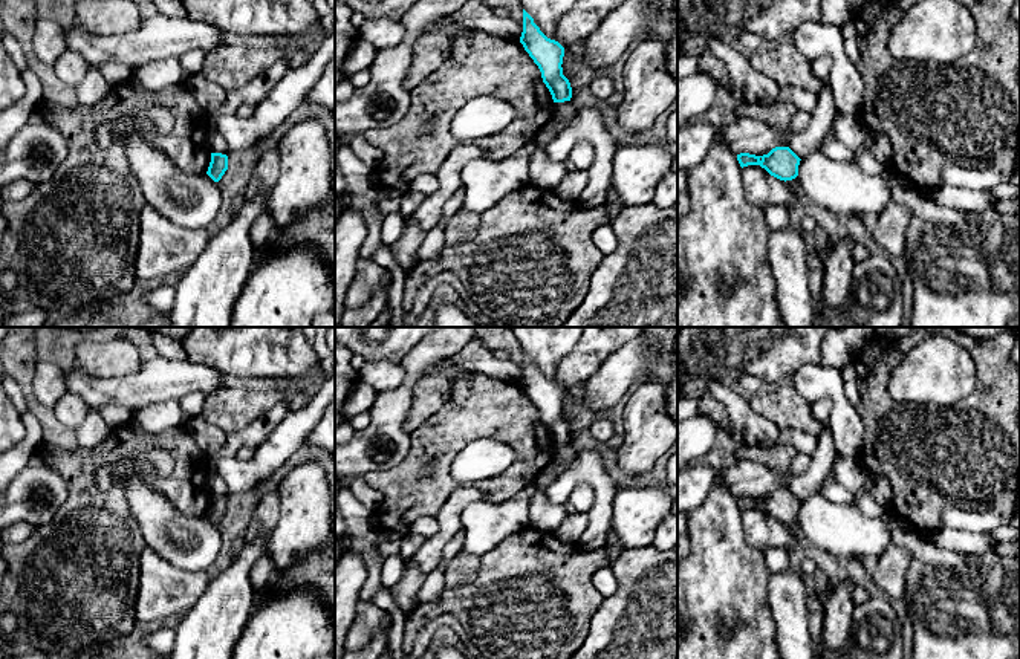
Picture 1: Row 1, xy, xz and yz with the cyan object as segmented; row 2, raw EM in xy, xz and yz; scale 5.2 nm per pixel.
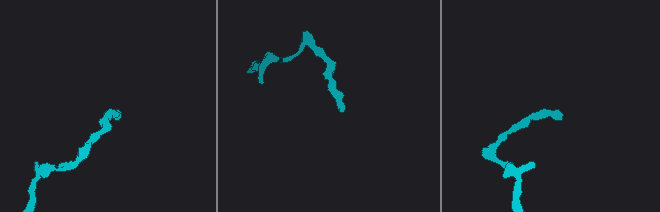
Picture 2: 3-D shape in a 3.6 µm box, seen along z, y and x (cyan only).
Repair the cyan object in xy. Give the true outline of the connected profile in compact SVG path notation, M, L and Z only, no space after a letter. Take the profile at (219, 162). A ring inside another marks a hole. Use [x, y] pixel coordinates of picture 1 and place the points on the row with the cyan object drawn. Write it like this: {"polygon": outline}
{"polygon": "M211 153L211 162L210 162L206 174L214 182L219 182L226 170L228 170L228 156L222 153Z"}

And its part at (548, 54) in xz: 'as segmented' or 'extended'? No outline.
as segmented

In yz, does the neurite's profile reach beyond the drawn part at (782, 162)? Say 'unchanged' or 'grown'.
unchanged

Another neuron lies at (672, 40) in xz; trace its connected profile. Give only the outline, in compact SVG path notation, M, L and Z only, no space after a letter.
M674 0L674 6L670 9L673 31L665 38L667 41L667 69L677 80L677 0Z

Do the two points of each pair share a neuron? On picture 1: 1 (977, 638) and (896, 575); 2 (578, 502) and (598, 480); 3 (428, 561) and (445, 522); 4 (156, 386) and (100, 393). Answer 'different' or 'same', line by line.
1: different
2: different
3: same
4: same

